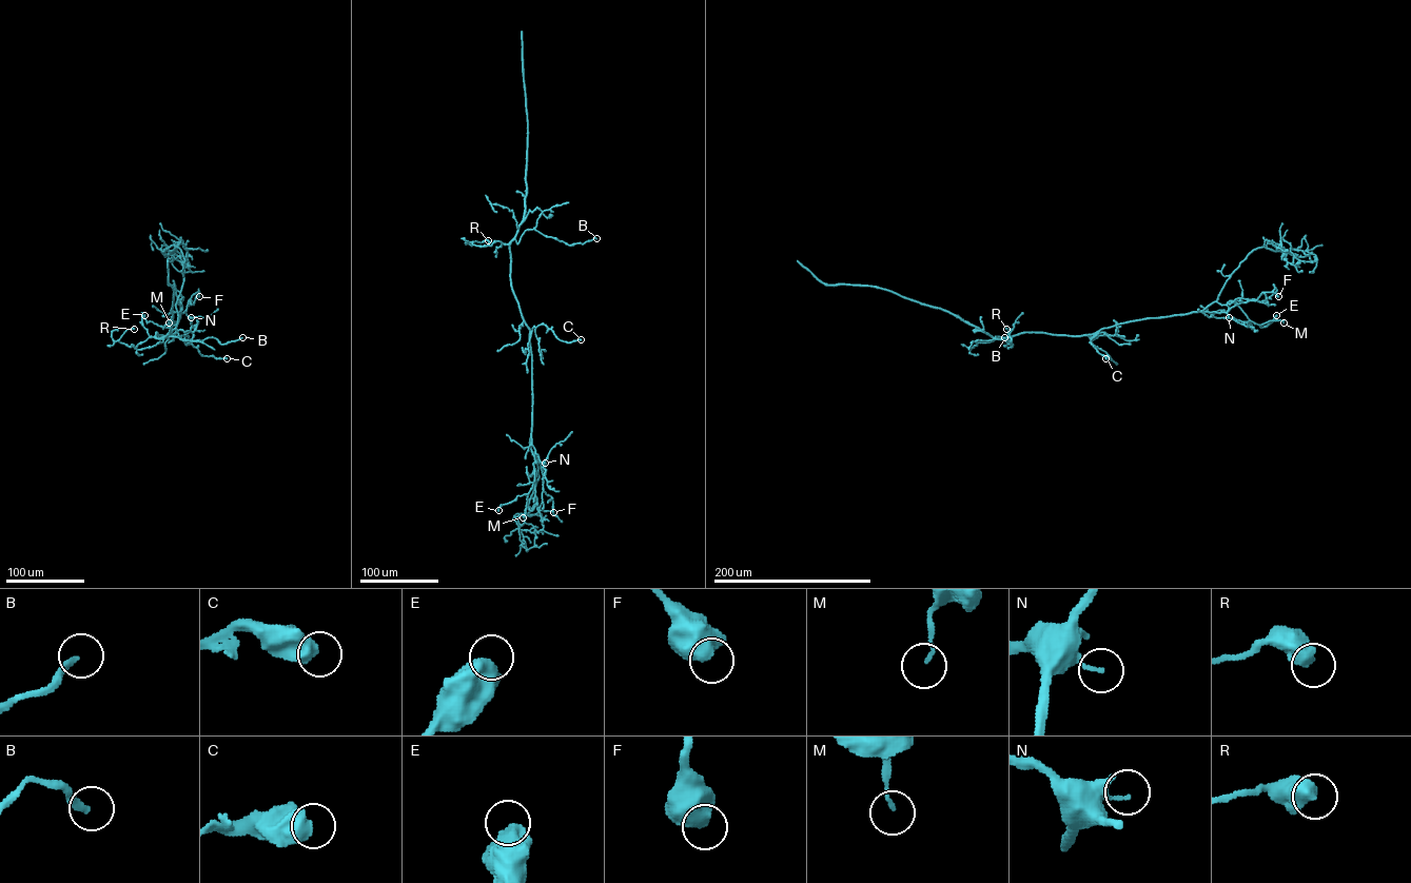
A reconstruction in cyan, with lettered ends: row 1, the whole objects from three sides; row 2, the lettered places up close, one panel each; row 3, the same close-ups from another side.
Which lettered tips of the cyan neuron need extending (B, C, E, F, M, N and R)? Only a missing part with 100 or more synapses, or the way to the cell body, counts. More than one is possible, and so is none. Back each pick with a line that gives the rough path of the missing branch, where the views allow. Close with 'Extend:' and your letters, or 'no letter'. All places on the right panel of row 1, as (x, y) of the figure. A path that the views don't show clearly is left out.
Extend: no letter

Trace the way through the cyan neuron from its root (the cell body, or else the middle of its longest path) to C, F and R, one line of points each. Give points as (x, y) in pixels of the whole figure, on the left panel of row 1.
C: (170, 334), (177, 332), (203, 356), (227, 358)
F: (170, 334), (176, 332), (177, 311), (185, 312), (191, 296), (198, 292), (199, 296)
R: (170, 334), (156, 332), (135, 347), (118, 340), (128, 329), (134, 329)

